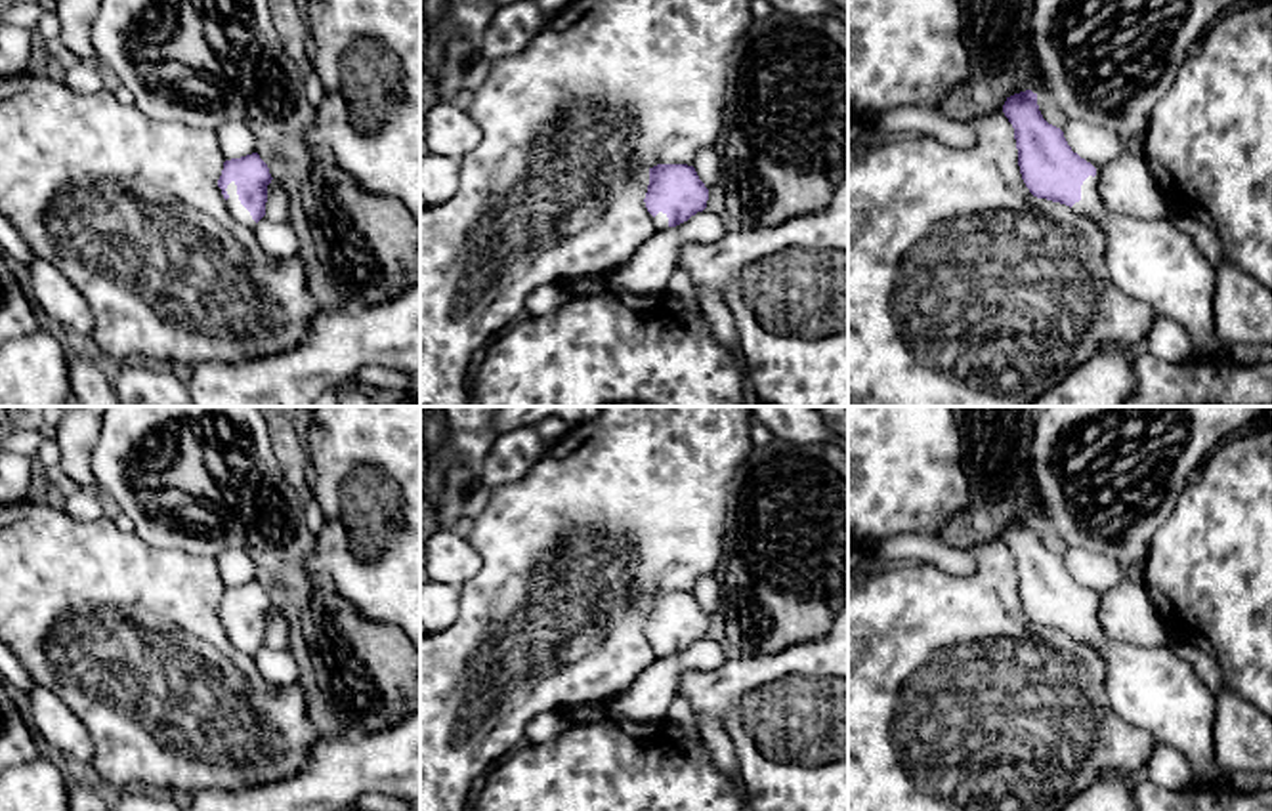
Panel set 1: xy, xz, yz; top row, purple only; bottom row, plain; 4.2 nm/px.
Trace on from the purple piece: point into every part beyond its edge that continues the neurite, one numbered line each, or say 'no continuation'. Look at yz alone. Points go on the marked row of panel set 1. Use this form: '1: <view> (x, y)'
1: yz (1150, 260)

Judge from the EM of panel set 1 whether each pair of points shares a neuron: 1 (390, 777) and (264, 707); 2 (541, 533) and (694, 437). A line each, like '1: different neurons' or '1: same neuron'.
1: different neurons
2: same neuron

